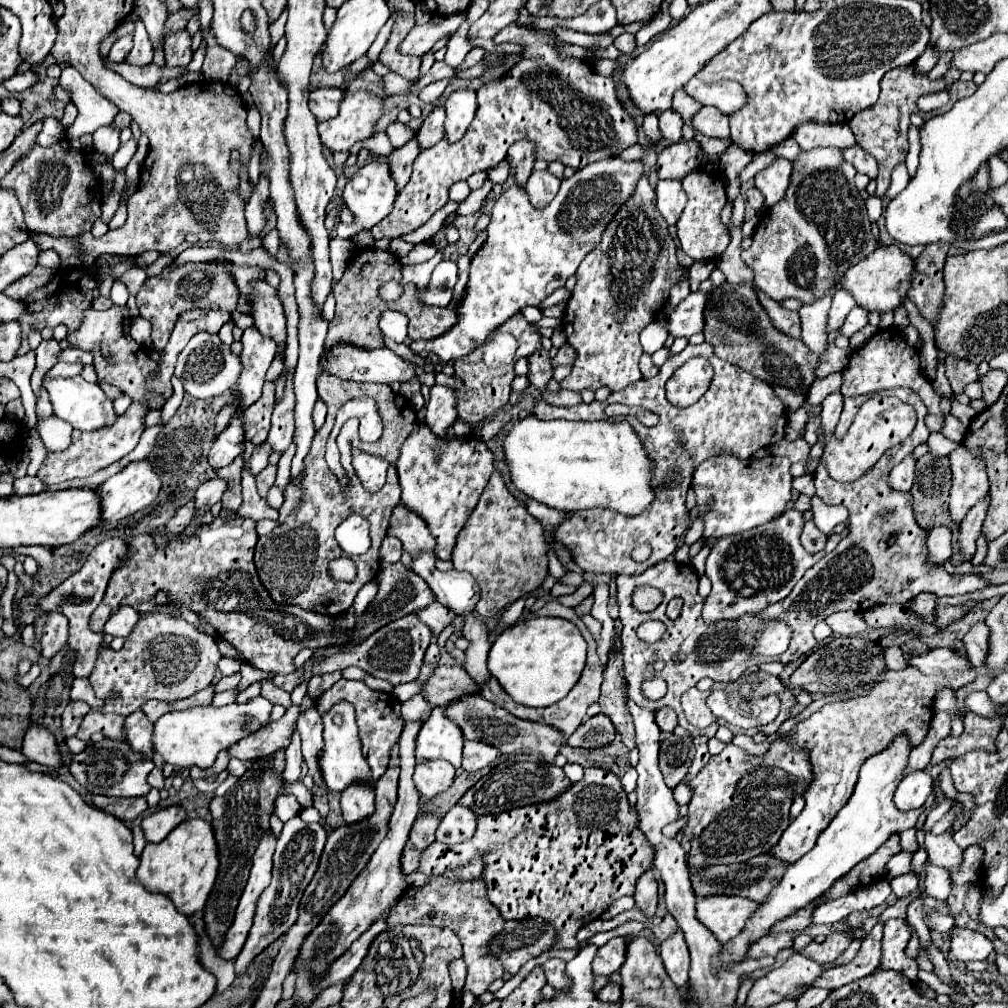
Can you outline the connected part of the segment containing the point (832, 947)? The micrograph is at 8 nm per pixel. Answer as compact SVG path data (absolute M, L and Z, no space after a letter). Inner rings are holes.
M844 931L844 933L832 933L832 935L828 935L826 937L826 941L824 943L810 943L810 945L806 945L800 953L802 955L806 955L806 957L810 957L810 959L814 959L816 963L830 963L830 961L834 961L848 945L850 945L850 931Z

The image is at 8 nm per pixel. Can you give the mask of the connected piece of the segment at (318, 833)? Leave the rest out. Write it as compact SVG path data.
M292 817L284 829L282 835L276 843L274 851L274 869L272 869L272 883L268 889L258 899L256 905L256 915L254 915L254 925L250 929L250 935L240 951L240 955L234 959L234 969L236 975L244 975L248 965L256 955L260 955L268 945L272 945L280 935L284 935L298 919L298 903L300 897L310 883L312 875L316 873L318 859L322 855L326 843L326 829L320 823L304 823L300 817Z

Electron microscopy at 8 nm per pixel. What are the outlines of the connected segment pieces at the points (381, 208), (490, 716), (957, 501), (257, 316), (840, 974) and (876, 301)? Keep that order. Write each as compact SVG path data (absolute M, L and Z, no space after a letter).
M380 157L378 161L374 163L368 163L366 167L362 167L344 187L344 193L342 193L342 199L344 199L344 205L352 211L354 215L354 221L352 225L346 225L346 229L342 229L342 237L340 239L346 239L346 241L352 241L358 233L362 231L370 231L376 223L380 223L390 211L392 211L392 205L394 205L394 199L396 199L396 185L392 183L392 175L388 171L388 159L386 157Z
M470 693L470 695L464 695L456 701L452 701L450 705L446 705L444 715L462 729L464 739L490 743L500 753L516 753L516 751L528 749L528 751L540 753L548 763L552 763L552 759L560 751L562 735L554 727L544 727L544 723L532 723L532 721L516 719L514 715L504 711L502 707L496 707L494 703L486 701L480 693Z
M964 445L950 455L952 489L950 489L950 519L960 525L966 513L988 495L988 479L984 475L984 463L976 463Z
M260 283L260 295L256 295L256 307L252 307L252 317L256 323L256 329L270 337L276 347L280 349L280 357L284 361L284 349L286 349L286 315L282 309L282 303L278 301L278 291L266 283Z
M876 925L866 935L866 939L862 941L862 947L860 947L858 955L854 957L854 961L850 961L850 963L846 963L842 967L834 967L830 971L824 971L806 989L822 987L822 989L834 991L834 989L838 989L842 985L848 985L848 983L852 983L856 979L862 979L862 977L870 975L880 965L880 939L882 939L882 925Z
M896 245L878 247L872 255L868 255L868 259L860 261L856 267L850 267L840 279L838 287L846 289L854 297L856 305L866 311L880 311L880 313L894 311L910 289L912 267L914 267L914 259L908 257L904 251L900 251Z

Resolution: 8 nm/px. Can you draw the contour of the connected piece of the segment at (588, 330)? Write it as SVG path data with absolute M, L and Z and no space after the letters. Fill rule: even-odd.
M642 175L634 195L616 211L612 221L608 223L606 231L602 233L600 243L588 253L588 257L580 263L576 271L576 287L572 297L566 303L566 313L562 317L562 327L566 333L568 343L576 349L576 361L572 373L560 383L564 389L572 389L580 393L582 389L596 391L598 387L606 385L610 391L620 391L632 381L642 377L638 369L638 361L642 345L638 341L638 333L654 321L658 311L668 301L668 287L680 279L680 265L676 261L676 243L668 233L668 225L656 207L656 193L648 183L648 177Z

